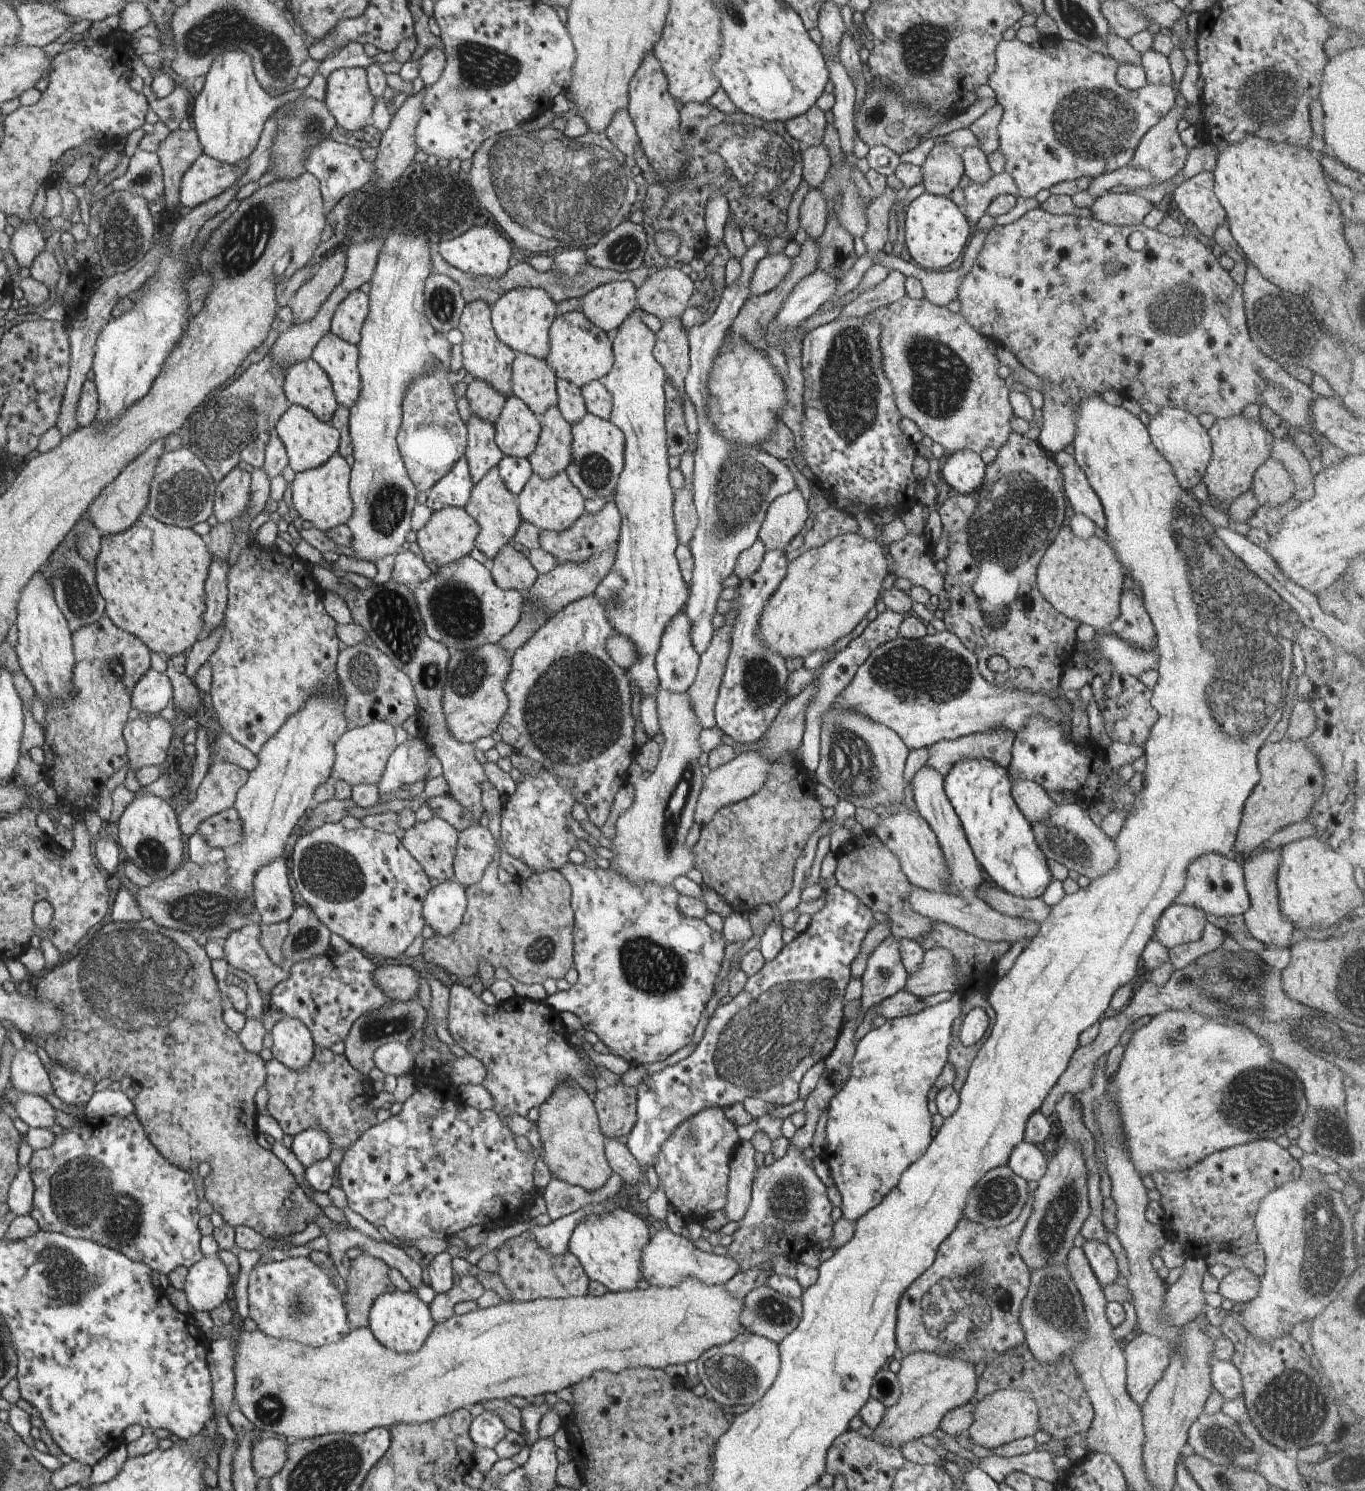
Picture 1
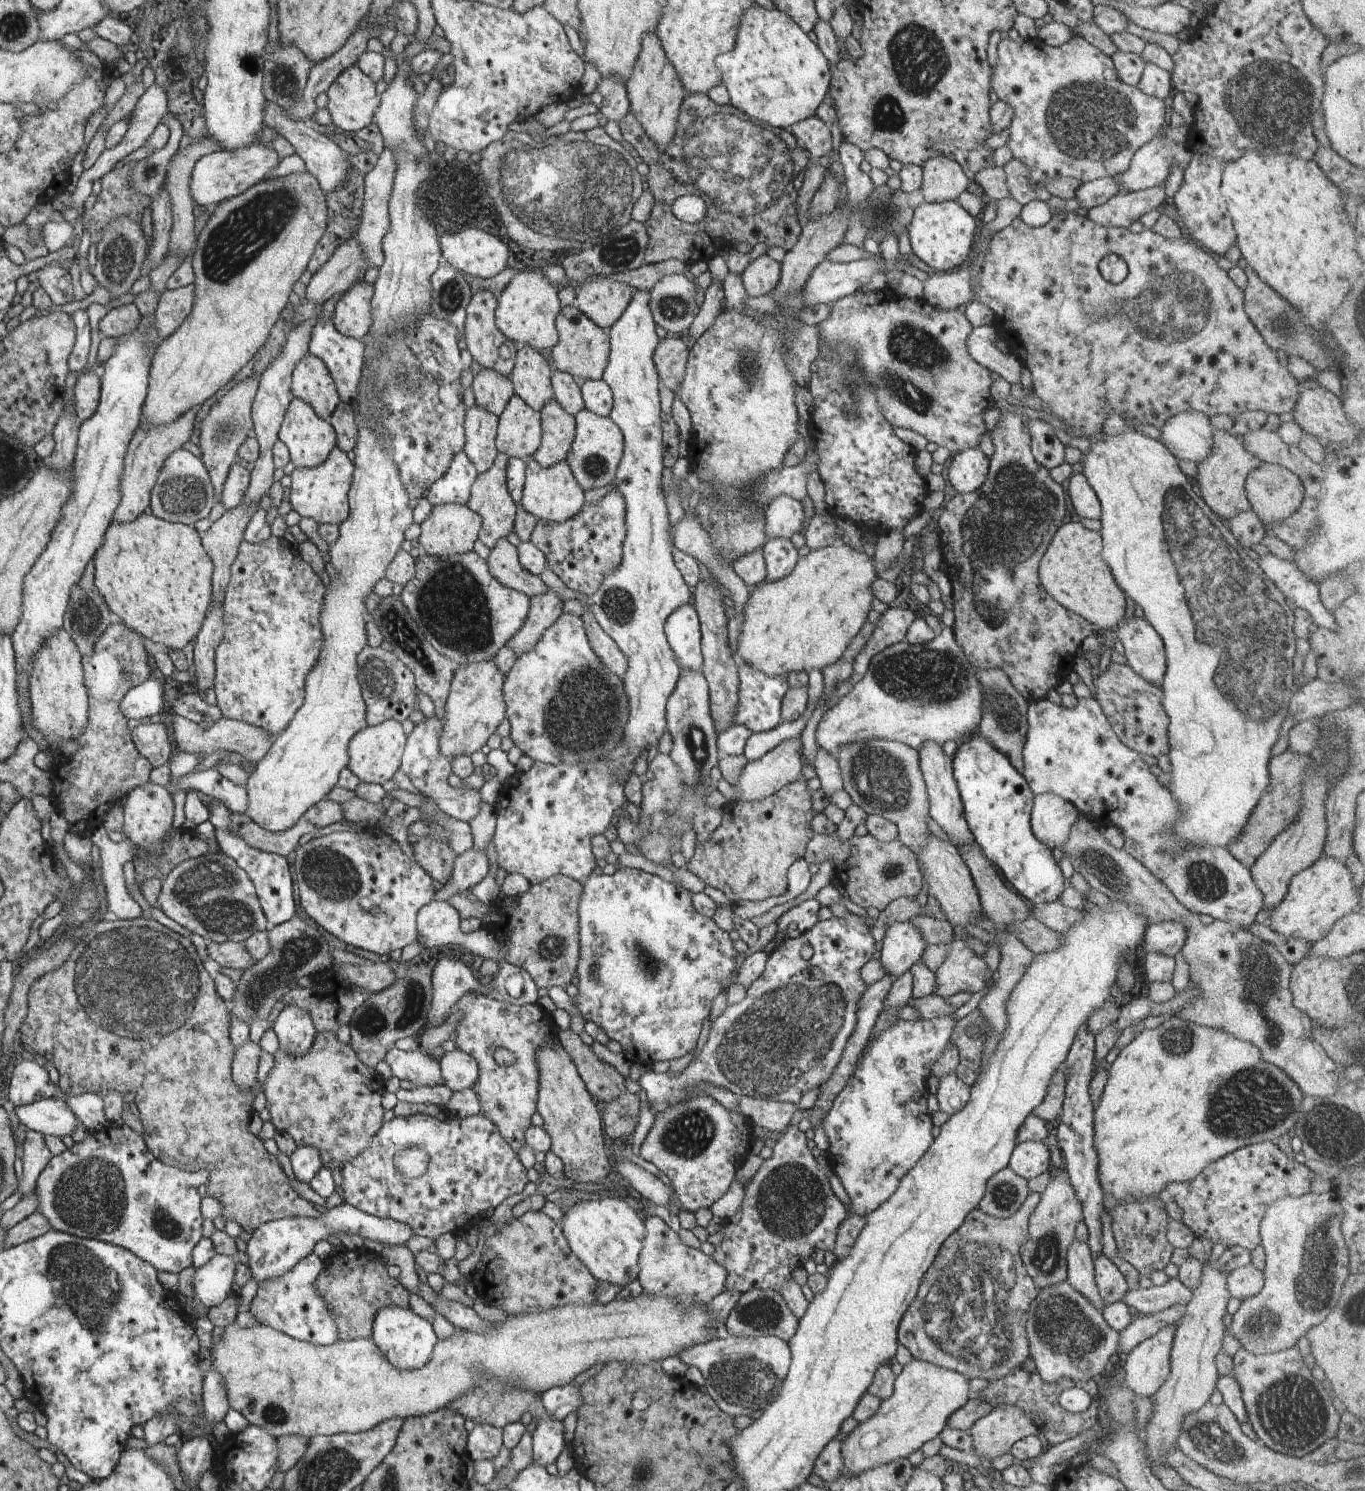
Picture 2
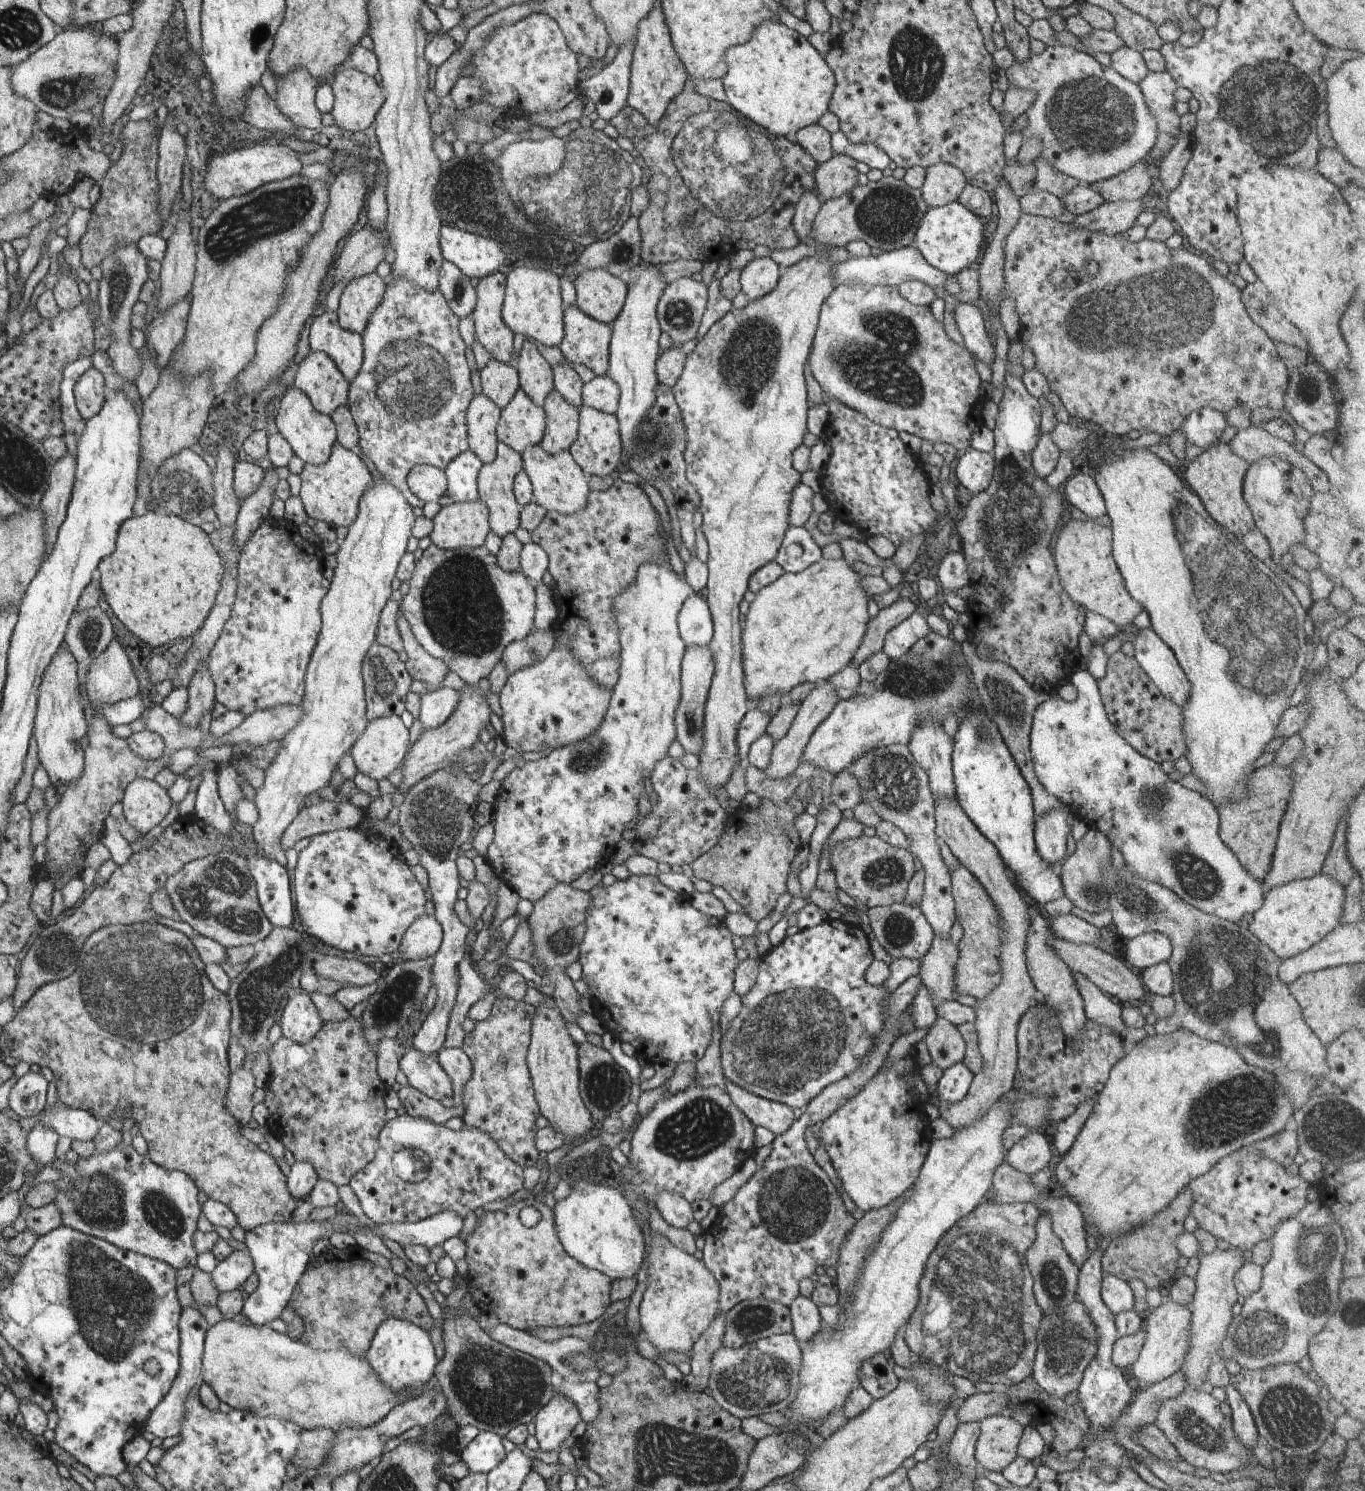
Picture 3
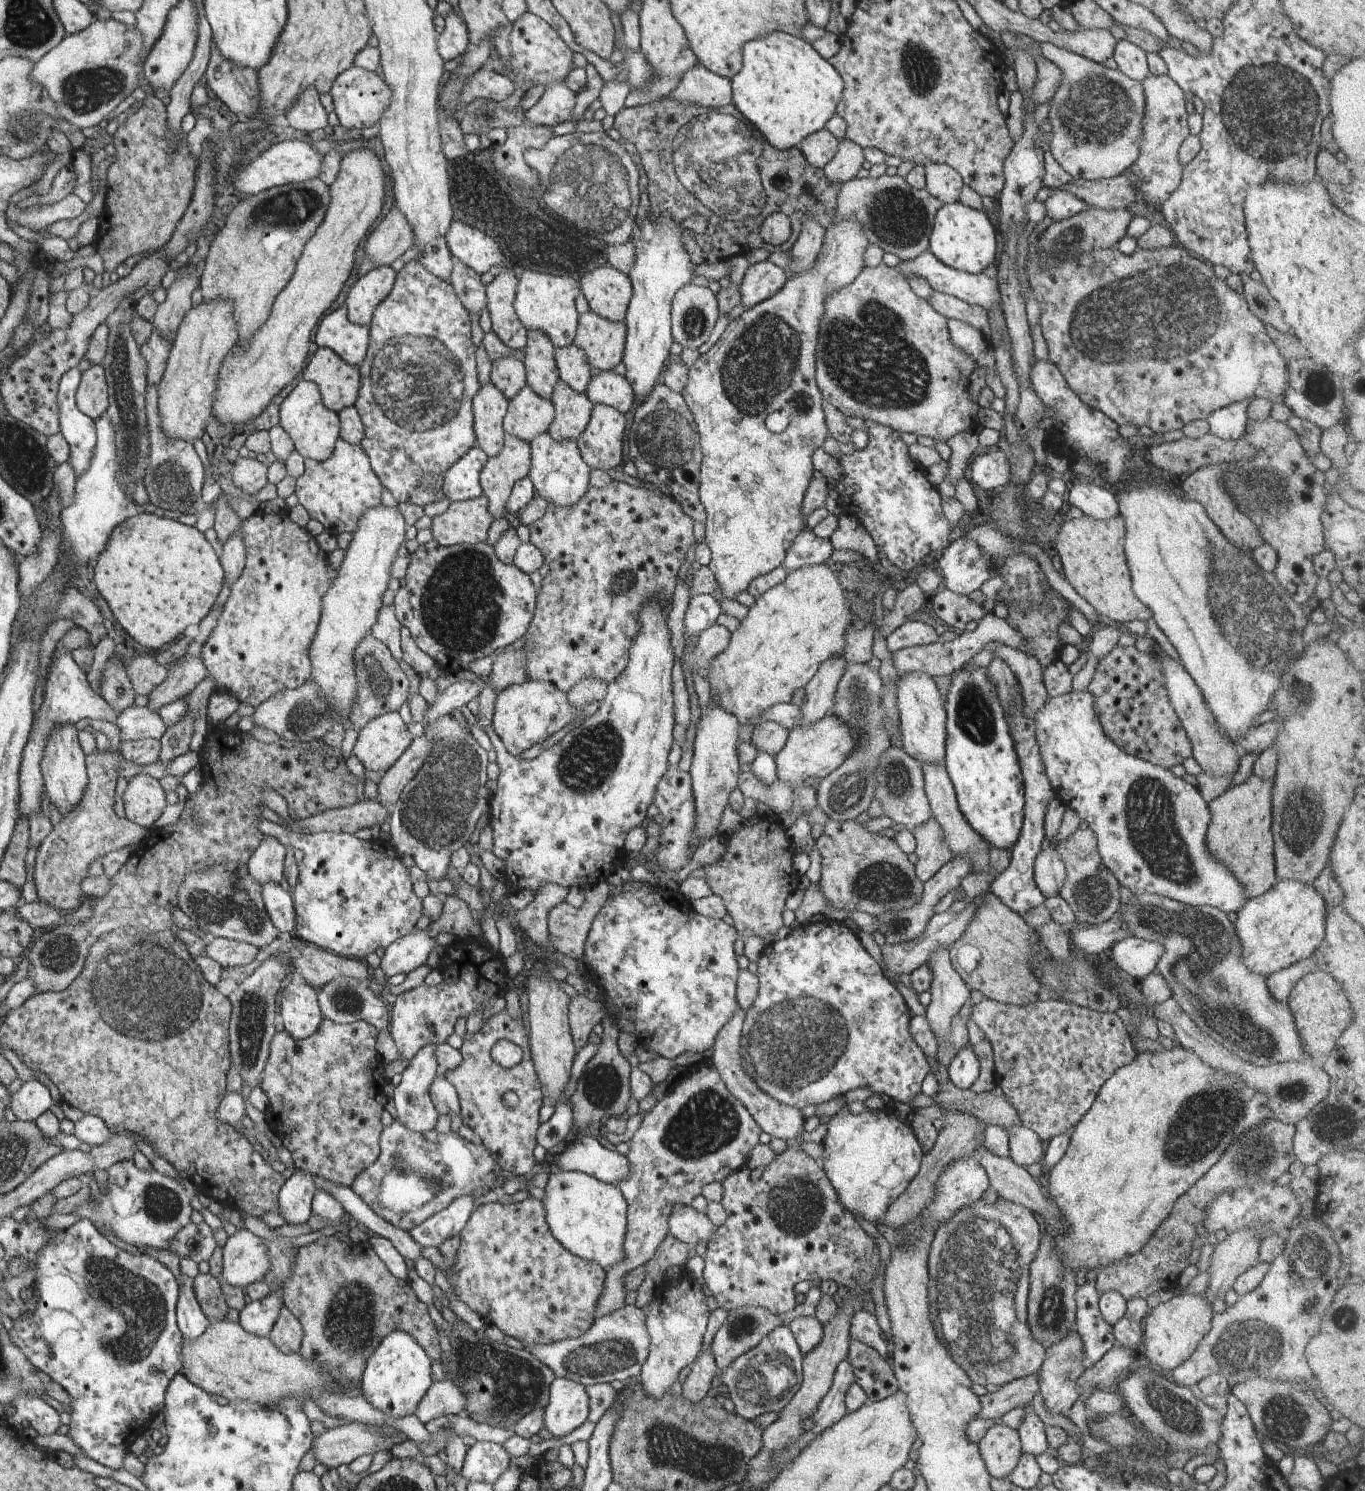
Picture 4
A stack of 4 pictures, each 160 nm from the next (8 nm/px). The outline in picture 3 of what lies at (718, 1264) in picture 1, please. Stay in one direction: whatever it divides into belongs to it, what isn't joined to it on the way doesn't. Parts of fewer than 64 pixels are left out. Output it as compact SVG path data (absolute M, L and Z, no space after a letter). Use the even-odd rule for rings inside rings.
M659 1233L650 1234L649 1247L645 1259L647 1285L639 1306L641 1335L661 1355L667 1351L690 1353L699 1336L719 1312L717 1280L702 1260L679 1250Z

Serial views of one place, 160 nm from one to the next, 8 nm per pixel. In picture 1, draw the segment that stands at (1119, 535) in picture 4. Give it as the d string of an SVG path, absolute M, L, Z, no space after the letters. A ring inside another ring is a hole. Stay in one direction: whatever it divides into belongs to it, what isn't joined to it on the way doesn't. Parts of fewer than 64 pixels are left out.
M1069 525L1061 526L1058 534L1045 549L1036 568L1036 585L1041 596L1057 612L1074 620L1076 623L1089 624L1098 633L1103 632L1119 616L1119 603L1121 596L1121 583L1124 572L1119 561L1115 558L1112 548L1106 540L1091 535L1089 538L1075 536Z

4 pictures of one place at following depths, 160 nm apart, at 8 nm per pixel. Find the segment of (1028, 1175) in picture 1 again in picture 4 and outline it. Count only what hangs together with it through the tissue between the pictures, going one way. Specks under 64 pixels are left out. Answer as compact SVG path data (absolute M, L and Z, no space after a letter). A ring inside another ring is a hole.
M1007 1126L1008 1158L1018 1166L1026 1167L1033 1163L1041 1163L1043 1150L1041 1140L1033 1130L1025 1126Z

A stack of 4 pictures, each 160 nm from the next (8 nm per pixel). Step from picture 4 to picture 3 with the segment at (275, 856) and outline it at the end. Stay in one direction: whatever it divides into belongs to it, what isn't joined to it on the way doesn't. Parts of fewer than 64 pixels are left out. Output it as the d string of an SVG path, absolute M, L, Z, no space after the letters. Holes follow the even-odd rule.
M373 480L373 486L365 490L359 503L356 521L347 526L347 534L341 540L334 553L336 566L333 570L332 585L329 594L325 594L325 602L321 604L320 630L321 638L317 638L317 650L313 652L313 662L308 662L304 675L304 698L301 704L301 718L282 739L283 744L277 750L276 757L263 772L261 787L255 790L253 803L257 809L257 821L252 827L252 838L257 845L258 853L269 860L286 864L284 849L280 840L288 825L299 815L305 801L317 790L324 789L332 780L341 756L356 743L357 738L367 729L365 718L364 687L361 677L361 666L367 650L376 639L376 627L379 625L380 613L384 609L391 594L391 580L396 575L397 566L405 555L405 544L409 540L409 528L413 526L411 506L403 500L401 492L391 483Z

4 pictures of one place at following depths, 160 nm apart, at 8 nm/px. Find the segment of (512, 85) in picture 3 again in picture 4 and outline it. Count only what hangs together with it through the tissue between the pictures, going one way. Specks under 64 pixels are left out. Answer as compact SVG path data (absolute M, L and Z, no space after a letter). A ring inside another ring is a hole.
M526 11L513 22L506 44L509 46L509 59L506 60L507 75L515 86L525 82L544 85L545 90L539 102L525 114L524 126L553 127L571 119L571 111L575 105L576 96L565 86L569 72L574 68L571 50L555 33L555 30L535 16Z

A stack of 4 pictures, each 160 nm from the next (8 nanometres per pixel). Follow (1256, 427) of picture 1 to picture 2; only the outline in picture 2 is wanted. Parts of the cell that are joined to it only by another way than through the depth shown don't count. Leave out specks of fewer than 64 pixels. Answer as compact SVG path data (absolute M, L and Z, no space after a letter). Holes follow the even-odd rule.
M1214 429L1209 454L1196 464L1195 477L1192 484L1203 499L1203 502L1225 523L1237 513L1250 509L1246 499L1244 482L1246 476L1261 462L1242 445L1243 437L1234 437L1228 432Z

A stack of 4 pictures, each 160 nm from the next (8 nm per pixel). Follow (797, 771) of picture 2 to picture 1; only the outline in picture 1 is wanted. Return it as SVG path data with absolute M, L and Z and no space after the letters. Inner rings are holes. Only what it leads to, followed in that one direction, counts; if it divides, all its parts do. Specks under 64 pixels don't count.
M745 750L745 752L740 753L733 760L715 768L714 771L710 770L709 774L703 777L699 798L695 799L694 822L704 826L713 818L717 809L738 803L760 791L770 773L773 762L775 761L769 760L767 757L764 758L757 751Z

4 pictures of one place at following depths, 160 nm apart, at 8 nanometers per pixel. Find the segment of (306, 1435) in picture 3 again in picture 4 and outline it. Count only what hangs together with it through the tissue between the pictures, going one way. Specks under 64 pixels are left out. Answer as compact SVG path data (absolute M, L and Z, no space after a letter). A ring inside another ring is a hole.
M353 1422L327 1429L313 1442L313 1457L327 1469L349 1465L362 1455L389 1451L394 1445L391 1426L382 1426L383 1434Z

